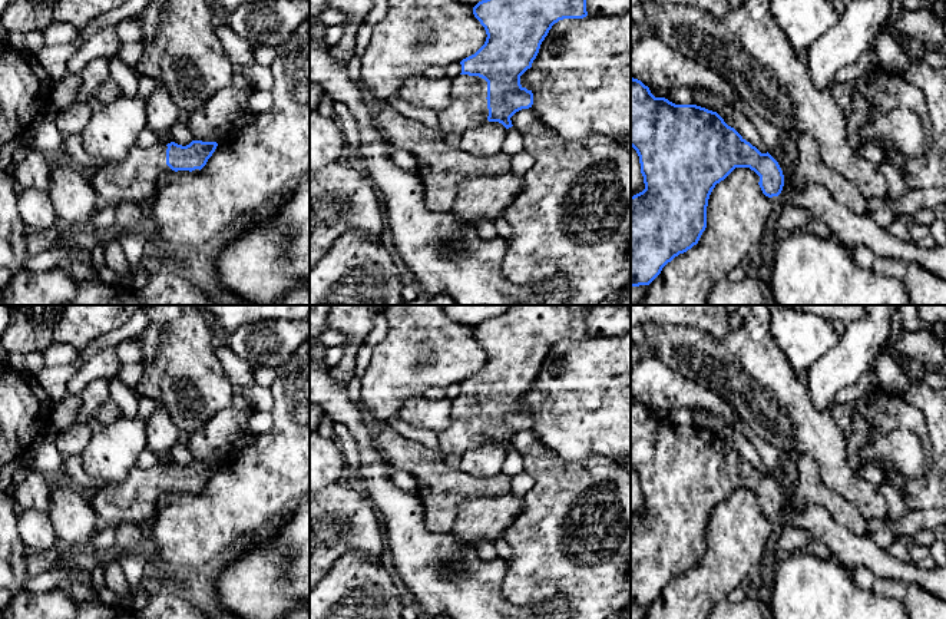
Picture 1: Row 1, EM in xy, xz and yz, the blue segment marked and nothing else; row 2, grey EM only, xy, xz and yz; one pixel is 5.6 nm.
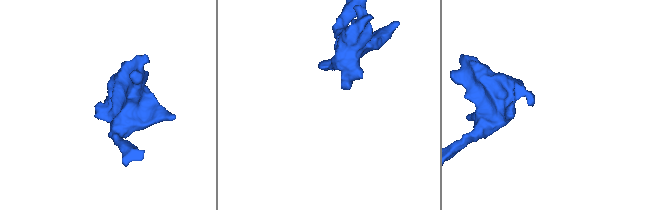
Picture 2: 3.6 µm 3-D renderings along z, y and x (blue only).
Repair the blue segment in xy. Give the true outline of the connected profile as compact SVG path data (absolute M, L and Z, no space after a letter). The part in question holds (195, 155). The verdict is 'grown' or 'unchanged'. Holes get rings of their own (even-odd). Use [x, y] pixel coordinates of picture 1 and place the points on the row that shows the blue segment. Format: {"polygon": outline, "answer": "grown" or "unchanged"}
{"polygon": "M192 140L186 146L175 142L135 146L123 160L93 169L87 176L102 203L128 202L146 208L165 173L198 173L216 146L216 142L202 140Z", "answer": "grown"}

